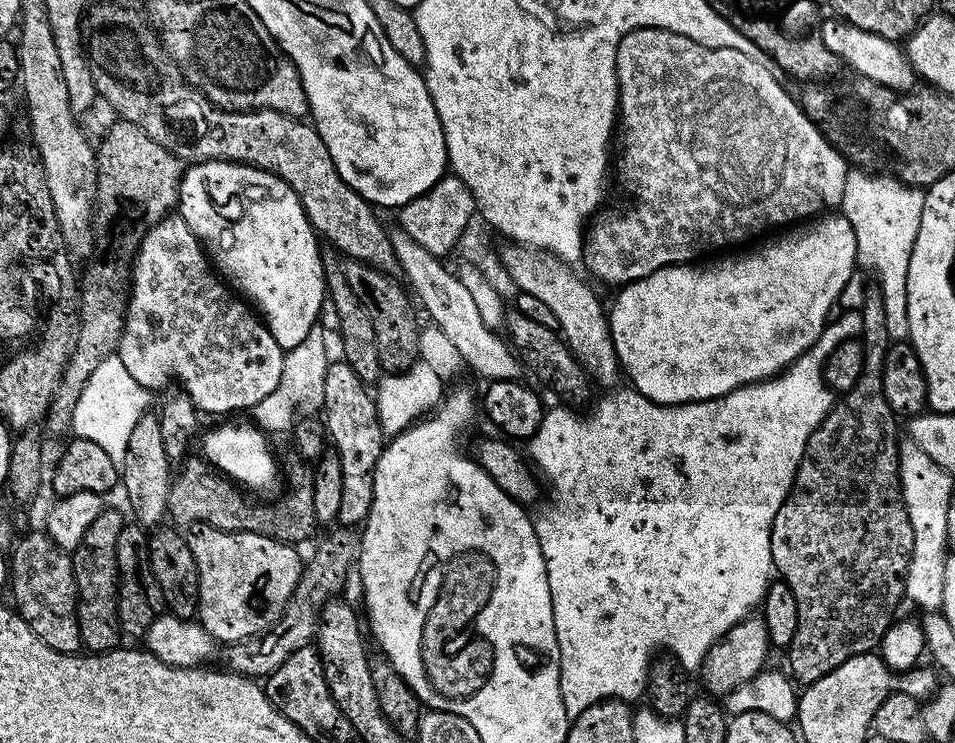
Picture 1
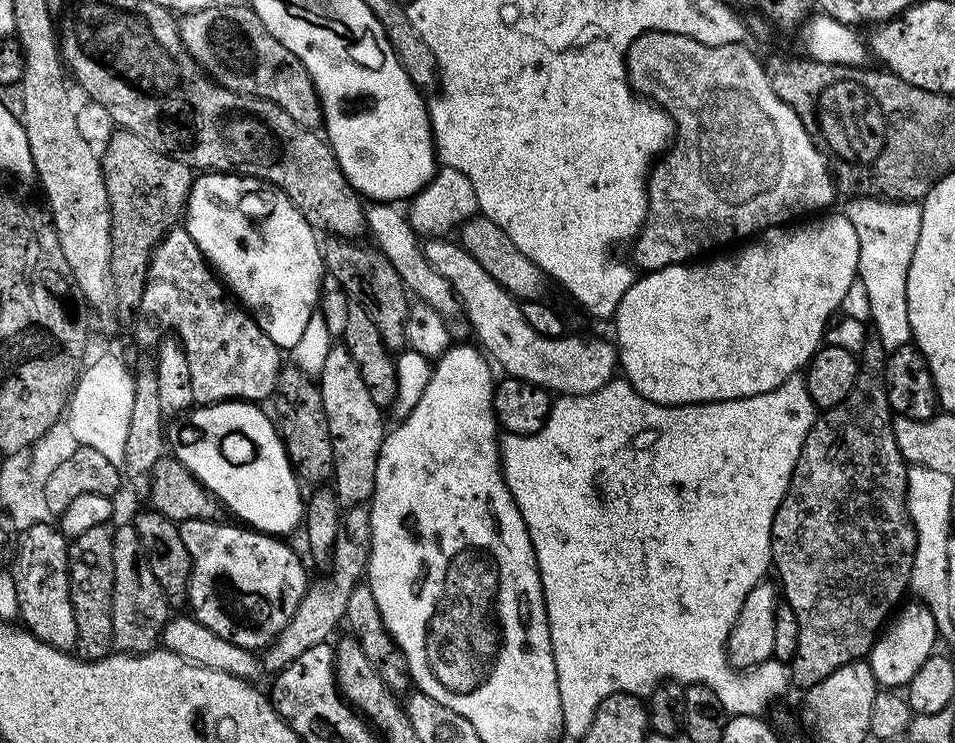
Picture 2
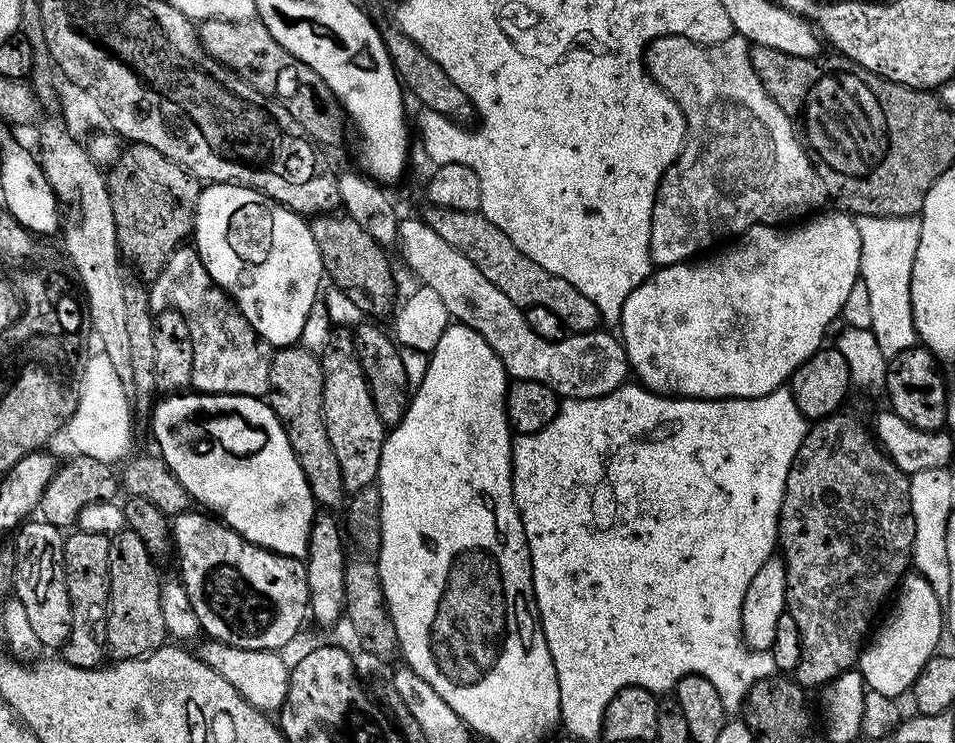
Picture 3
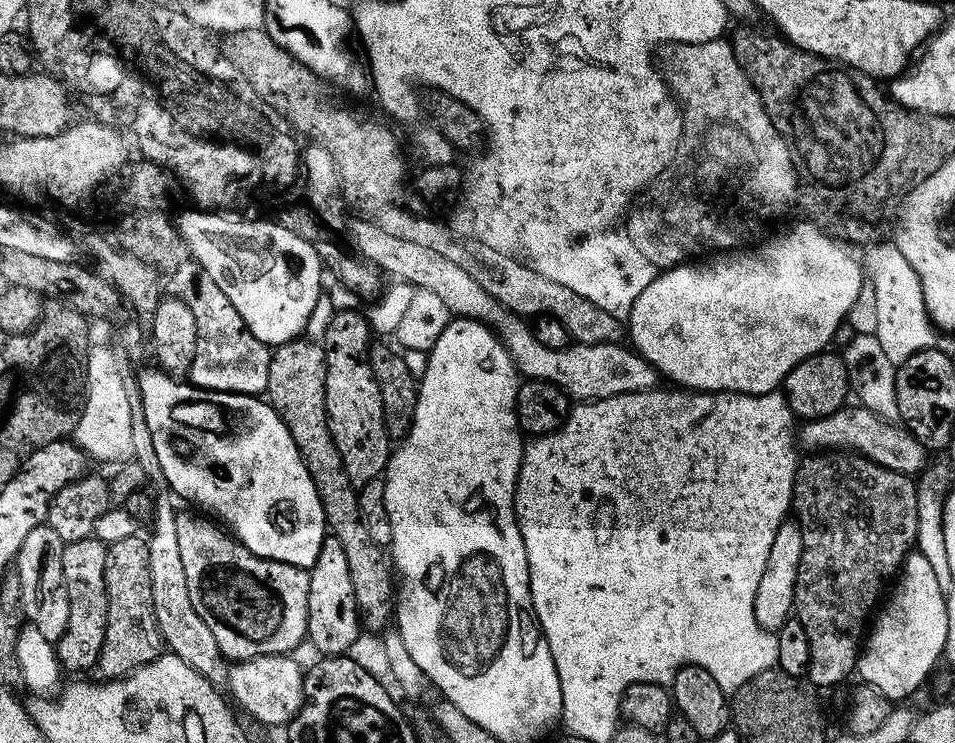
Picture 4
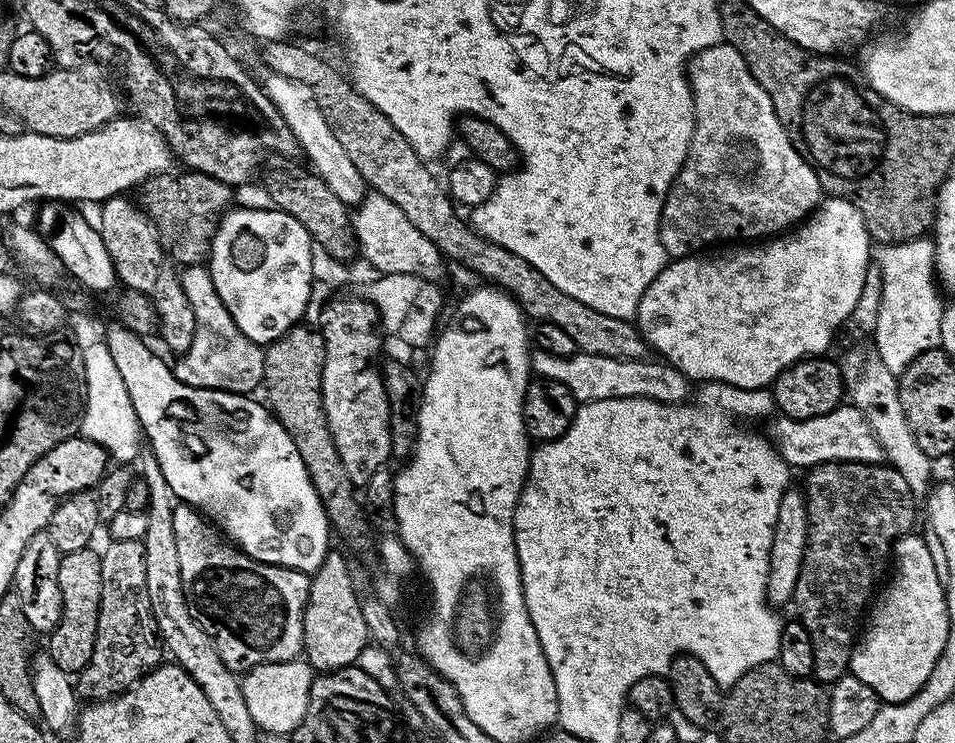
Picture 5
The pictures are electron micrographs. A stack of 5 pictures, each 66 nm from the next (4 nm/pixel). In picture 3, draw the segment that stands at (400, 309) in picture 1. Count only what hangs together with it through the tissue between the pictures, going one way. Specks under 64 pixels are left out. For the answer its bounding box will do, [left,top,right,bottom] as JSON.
[309,213,396,320]

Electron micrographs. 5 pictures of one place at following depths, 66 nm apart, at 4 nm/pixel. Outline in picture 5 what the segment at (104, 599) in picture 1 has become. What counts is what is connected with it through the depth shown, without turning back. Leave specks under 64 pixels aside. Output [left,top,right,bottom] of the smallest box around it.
[46,546,102,674]

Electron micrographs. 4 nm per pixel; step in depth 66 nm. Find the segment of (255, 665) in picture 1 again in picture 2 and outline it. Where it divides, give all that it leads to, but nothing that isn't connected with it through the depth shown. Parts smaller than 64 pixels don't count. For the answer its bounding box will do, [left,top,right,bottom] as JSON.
[262,506,372,674]

